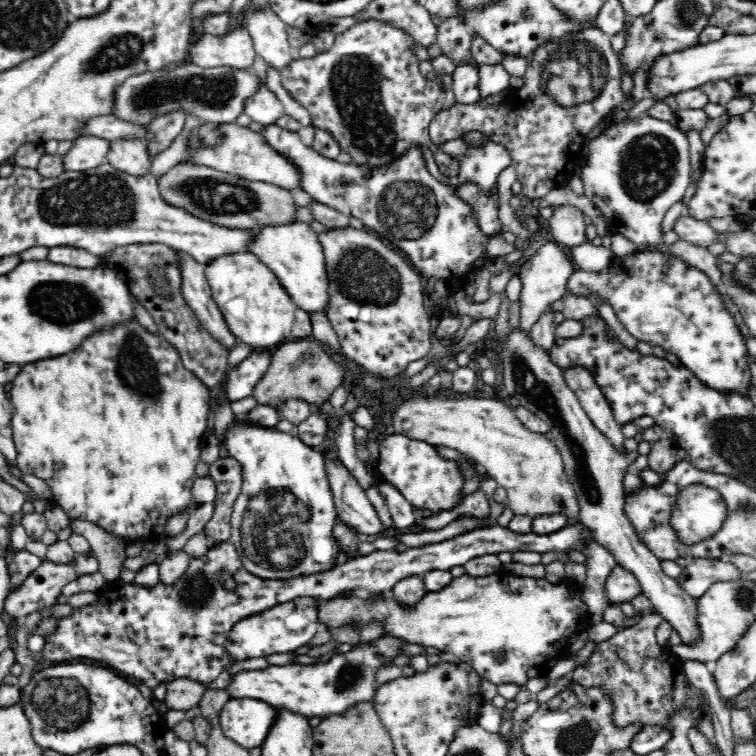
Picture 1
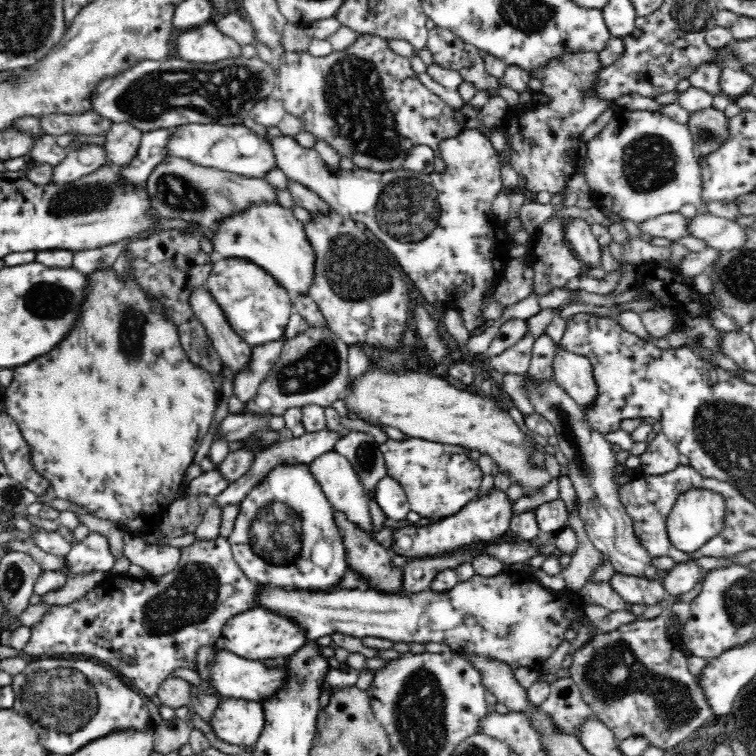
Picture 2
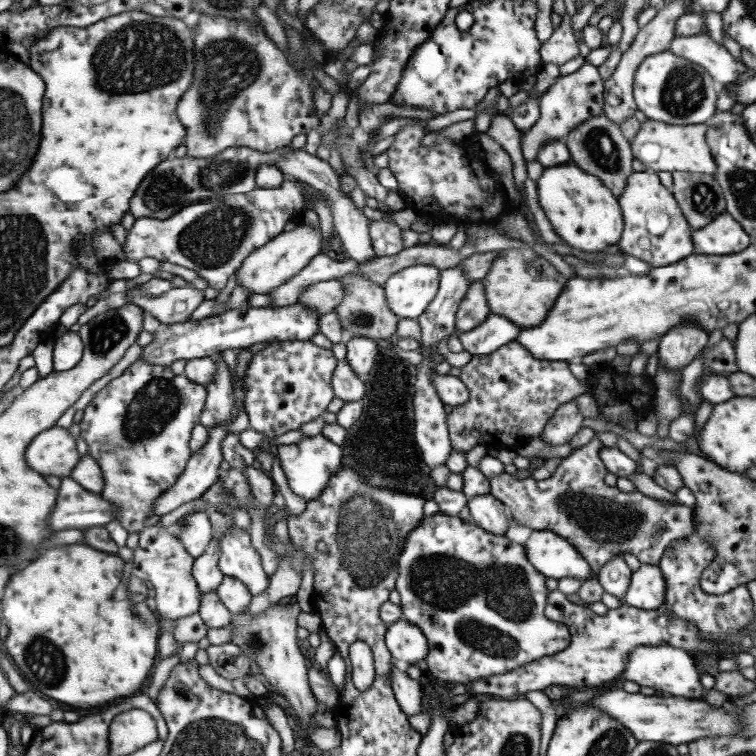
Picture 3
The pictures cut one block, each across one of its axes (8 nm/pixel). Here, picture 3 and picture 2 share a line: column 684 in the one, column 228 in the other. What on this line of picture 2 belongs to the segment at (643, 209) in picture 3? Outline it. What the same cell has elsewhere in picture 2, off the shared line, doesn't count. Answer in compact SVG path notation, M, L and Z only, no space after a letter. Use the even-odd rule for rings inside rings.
M256 202L238 214L226 216L216 224L210 238L216 258L236 258L248 260L264 268L270 276L278 280L292 296L306 294L314 284L314 248L310 246L304 222L294 216L292 210L282 208L278 202Z

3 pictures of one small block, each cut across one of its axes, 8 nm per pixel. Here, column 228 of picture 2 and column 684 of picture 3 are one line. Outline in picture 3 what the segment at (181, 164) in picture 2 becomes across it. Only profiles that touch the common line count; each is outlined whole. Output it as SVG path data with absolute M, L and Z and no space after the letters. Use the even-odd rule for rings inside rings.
M673 172L671 176L673 176L673 186L669 188L669 192L677 200L691 230L707 226L715 216L725 212L727 204L721 186L713 176L689 174L693 176L691 184L685 184L687 174L683 172ZM677 182L683 182L683 188L677 188Z

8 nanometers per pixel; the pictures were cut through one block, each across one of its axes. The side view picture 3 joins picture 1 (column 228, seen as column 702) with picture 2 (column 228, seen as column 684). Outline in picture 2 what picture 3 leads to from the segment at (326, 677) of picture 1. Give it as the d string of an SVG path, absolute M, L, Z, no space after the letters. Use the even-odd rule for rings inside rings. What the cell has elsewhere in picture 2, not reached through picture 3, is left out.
M222 646L216 650L216 658L210 662L208 668L212 672L212 684L222 698L254 700L254 702L262 702L262 700L268 700L270 696L274 696L276 690L282 688L282 684L286 682L286 676L288 676L288 672L284 668L268 668L268 666L264 666L264 662L244 660L232 652L226 652Z

